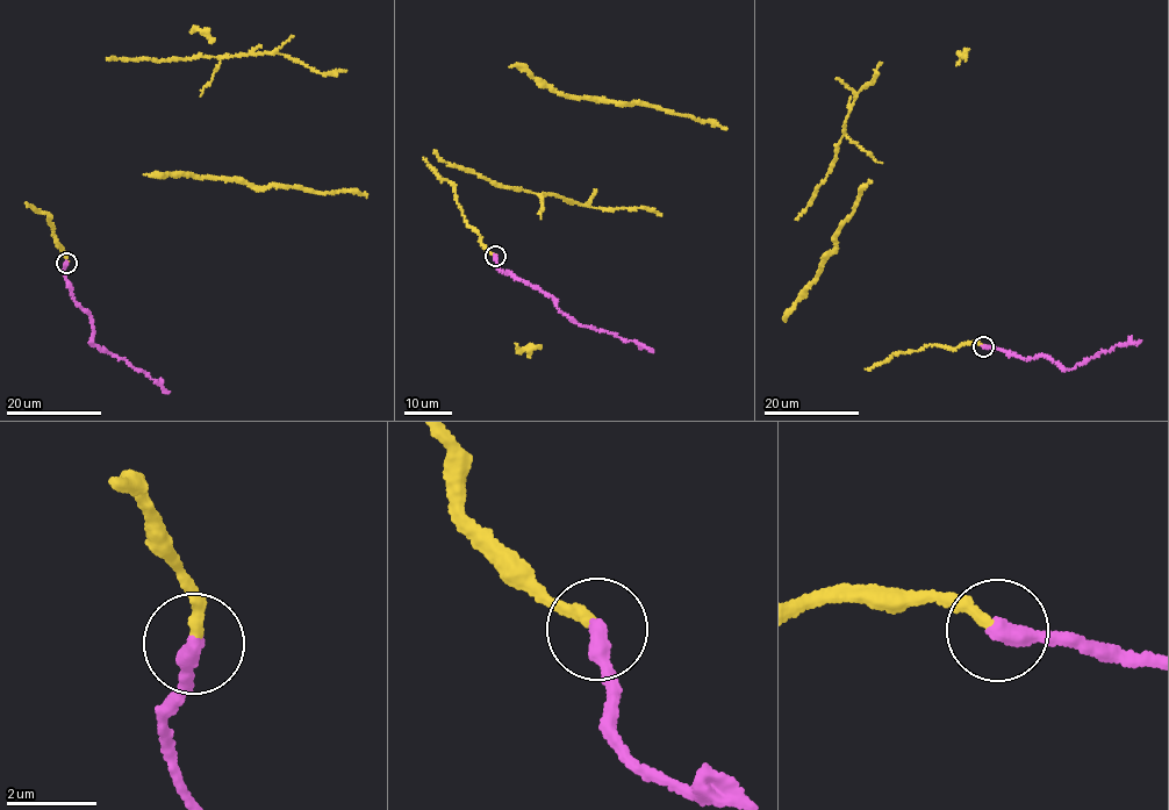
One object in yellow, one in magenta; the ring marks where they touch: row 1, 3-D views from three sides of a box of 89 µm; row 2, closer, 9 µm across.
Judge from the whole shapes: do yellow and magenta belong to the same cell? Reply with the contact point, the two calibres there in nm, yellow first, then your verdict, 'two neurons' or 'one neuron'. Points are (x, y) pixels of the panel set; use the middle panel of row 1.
at (495, 256); 240 nm thick on the yellow side, 400 nm on the other; one neuron

